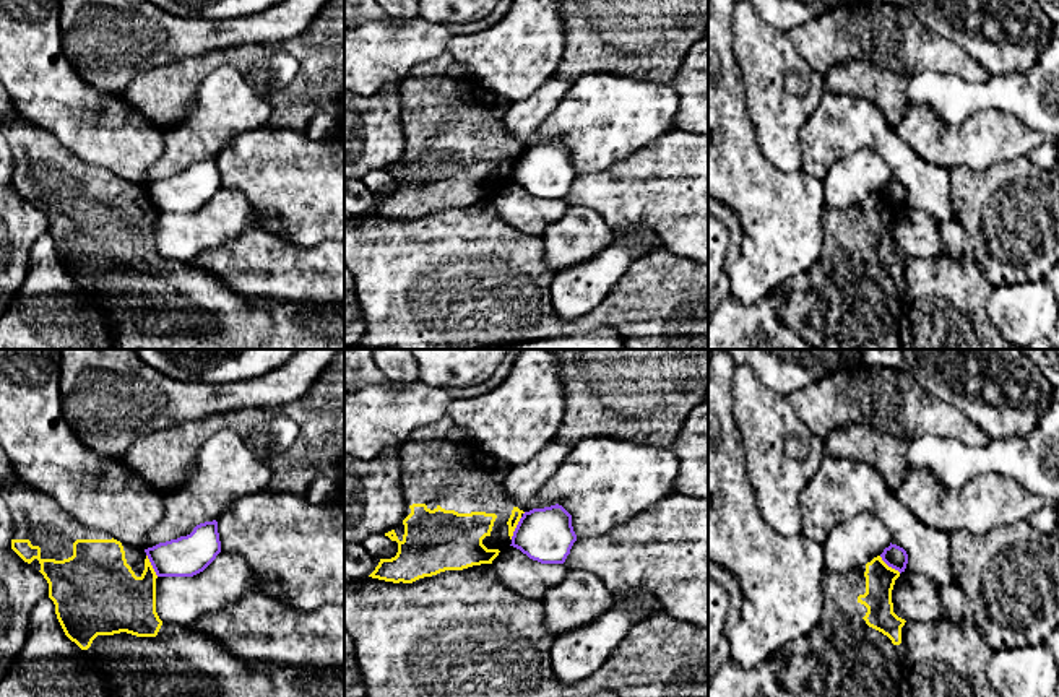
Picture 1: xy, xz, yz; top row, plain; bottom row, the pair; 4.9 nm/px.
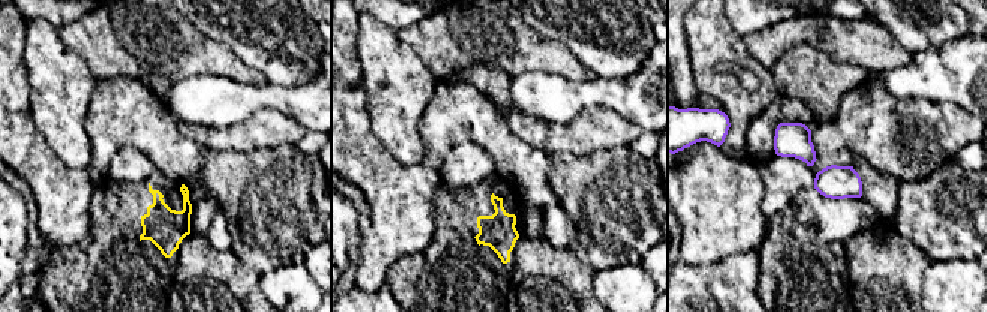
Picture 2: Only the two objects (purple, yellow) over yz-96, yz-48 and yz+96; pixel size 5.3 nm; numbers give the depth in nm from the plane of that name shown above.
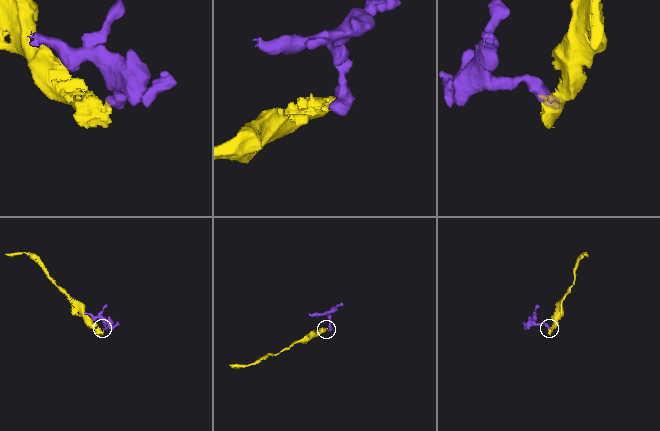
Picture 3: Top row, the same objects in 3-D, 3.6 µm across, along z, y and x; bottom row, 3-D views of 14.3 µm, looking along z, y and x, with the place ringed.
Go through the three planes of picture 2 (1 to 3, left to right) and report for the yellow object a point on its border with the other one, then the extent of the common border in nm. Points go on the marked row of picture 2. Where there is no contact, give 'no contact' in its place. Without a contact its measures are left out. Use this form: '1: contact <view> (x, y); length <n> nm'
1: no contact
2: no contact
3: no contact

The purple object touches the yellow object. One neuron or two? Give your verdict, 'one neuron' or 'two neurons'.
two neurons

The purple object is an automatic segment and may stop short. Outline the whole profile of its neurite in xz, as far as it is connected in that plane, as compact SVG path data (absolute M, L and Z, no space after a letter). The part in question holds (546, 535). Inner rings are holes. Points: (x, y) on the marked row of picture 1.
M555 504L525 512L510 546L541 564L564 564L575 541L572 515Z

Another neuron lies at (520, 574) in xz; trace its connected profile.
M513 546L499 551L492 561L497 578L513 593L536 601L541 601L551 587L560 583L568 570L565 564L533 561Z

